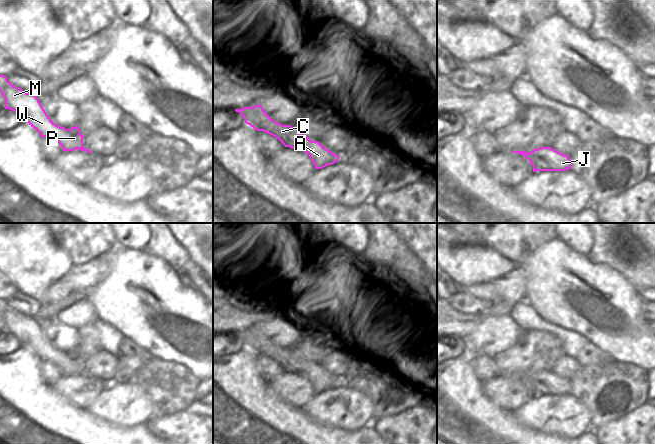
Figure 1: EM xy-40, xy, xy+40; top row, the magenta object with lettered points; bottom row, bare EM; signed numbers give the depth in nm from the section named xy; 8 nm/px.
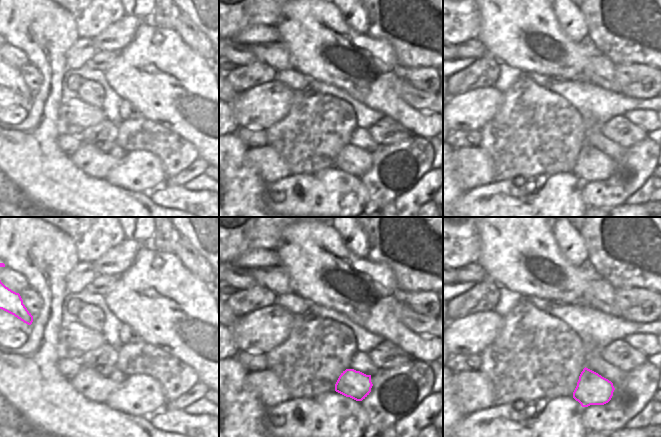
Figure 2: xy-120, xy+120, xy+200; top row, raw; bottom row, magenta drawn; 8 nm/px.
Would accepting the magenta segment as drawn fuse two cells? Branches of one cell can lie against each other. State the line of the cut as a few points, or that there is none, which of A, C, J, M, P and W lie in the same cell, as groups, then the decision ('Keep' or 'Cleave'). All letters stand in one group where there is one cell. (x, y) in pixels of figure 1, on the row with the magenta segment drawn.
No split. Groups: A C J M P W. Keep.

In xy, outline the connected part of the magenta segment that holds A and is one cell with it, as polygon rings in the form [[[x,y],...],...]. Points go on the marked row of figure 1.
[[[259,104],[254,107],[235,109],[235,111],[243,116],[246,124],[257,131],[264,131],[276,137],[285,147],[304,151],[311,158],[315,169],[322,169],[339,160],[339,155],[332,153],[318,141],[311,141],[309,137],[304,135],[302,127],[282,125],[274,121]]]

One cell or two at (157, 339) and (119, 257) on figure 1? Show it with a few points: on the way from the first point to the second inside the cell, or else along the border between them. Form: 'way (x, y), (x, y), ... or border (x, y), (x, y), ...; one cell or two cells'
way (145, 319), (145, 307), (126, 286), (126, 277); one cell

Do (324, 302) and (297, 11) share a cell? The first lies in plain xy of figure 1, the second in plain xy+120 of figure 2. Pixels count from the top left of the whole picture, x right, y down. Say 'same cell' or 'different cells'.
same cell

